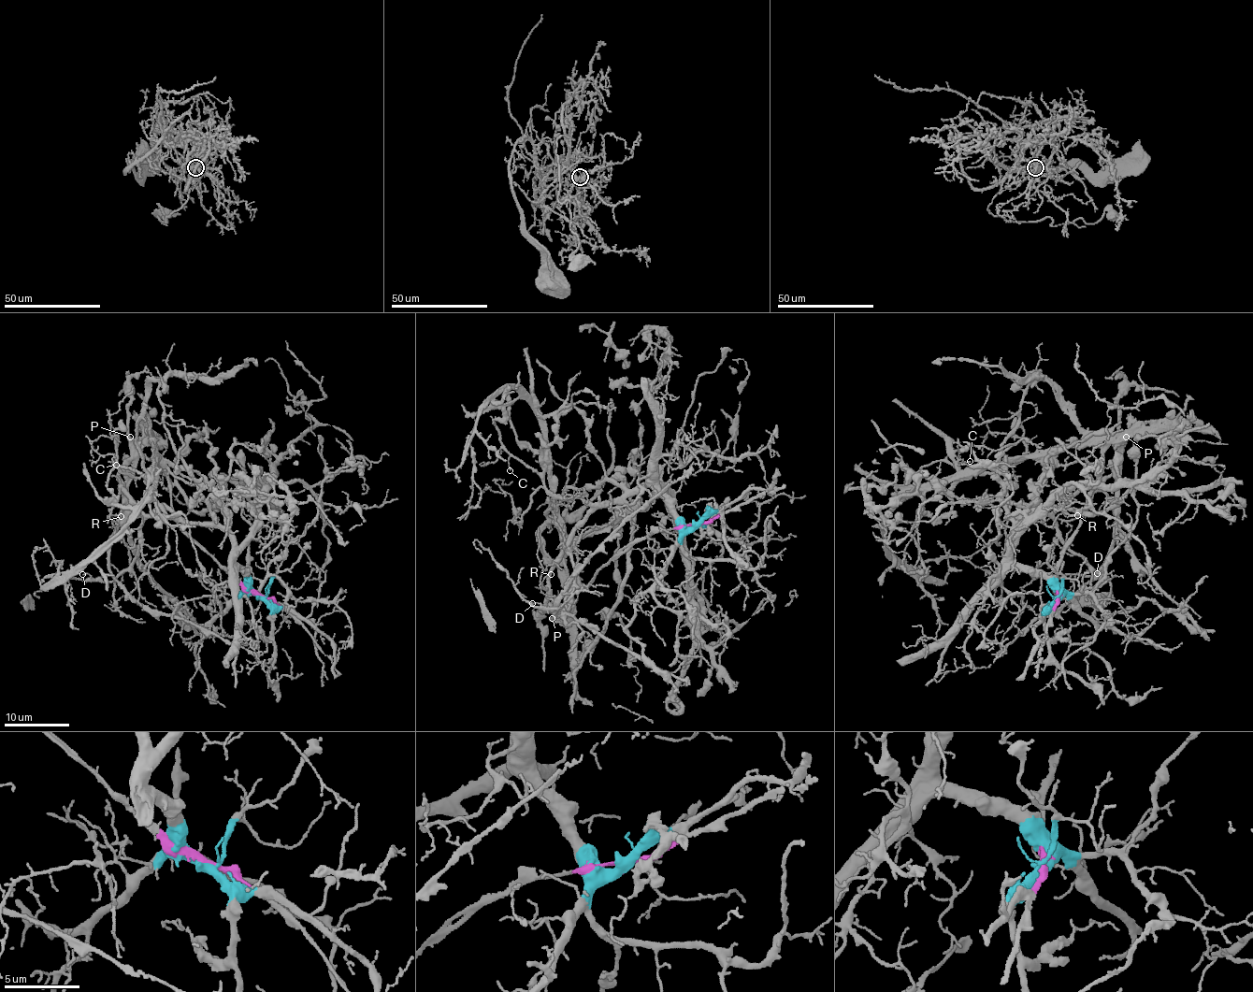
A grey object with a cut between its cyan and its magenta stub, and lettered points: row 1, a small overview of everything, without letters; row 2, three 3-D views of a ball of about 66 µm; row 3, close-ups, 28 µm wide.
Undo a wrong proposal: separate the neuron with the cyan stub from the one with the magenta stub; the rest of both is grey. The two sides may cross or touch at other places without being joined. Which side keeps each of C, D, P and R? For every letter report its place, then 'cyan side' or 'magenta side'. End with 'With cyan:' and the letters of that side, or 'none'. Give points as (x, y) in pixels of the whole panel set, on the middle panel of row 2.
C: (510, 470) | cyan side
D: (532, 603) | cyan side
P: (552, 618) | magenta side
R: (551, 574) | cyan side
With cyan: C, D, R

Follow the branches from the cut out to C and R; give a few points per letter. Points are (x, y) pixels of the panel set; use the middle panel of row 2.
C: (697, 524), (689, 527), (646, 484), (632, 494), (586, 503), (559, 498), (511, 455), (511, 470)
R: (697, 524), (689, 527), (653, 486), (643, 485), (587, 516), (549, 574), (546, 589), (543, 580), (551, 575)

